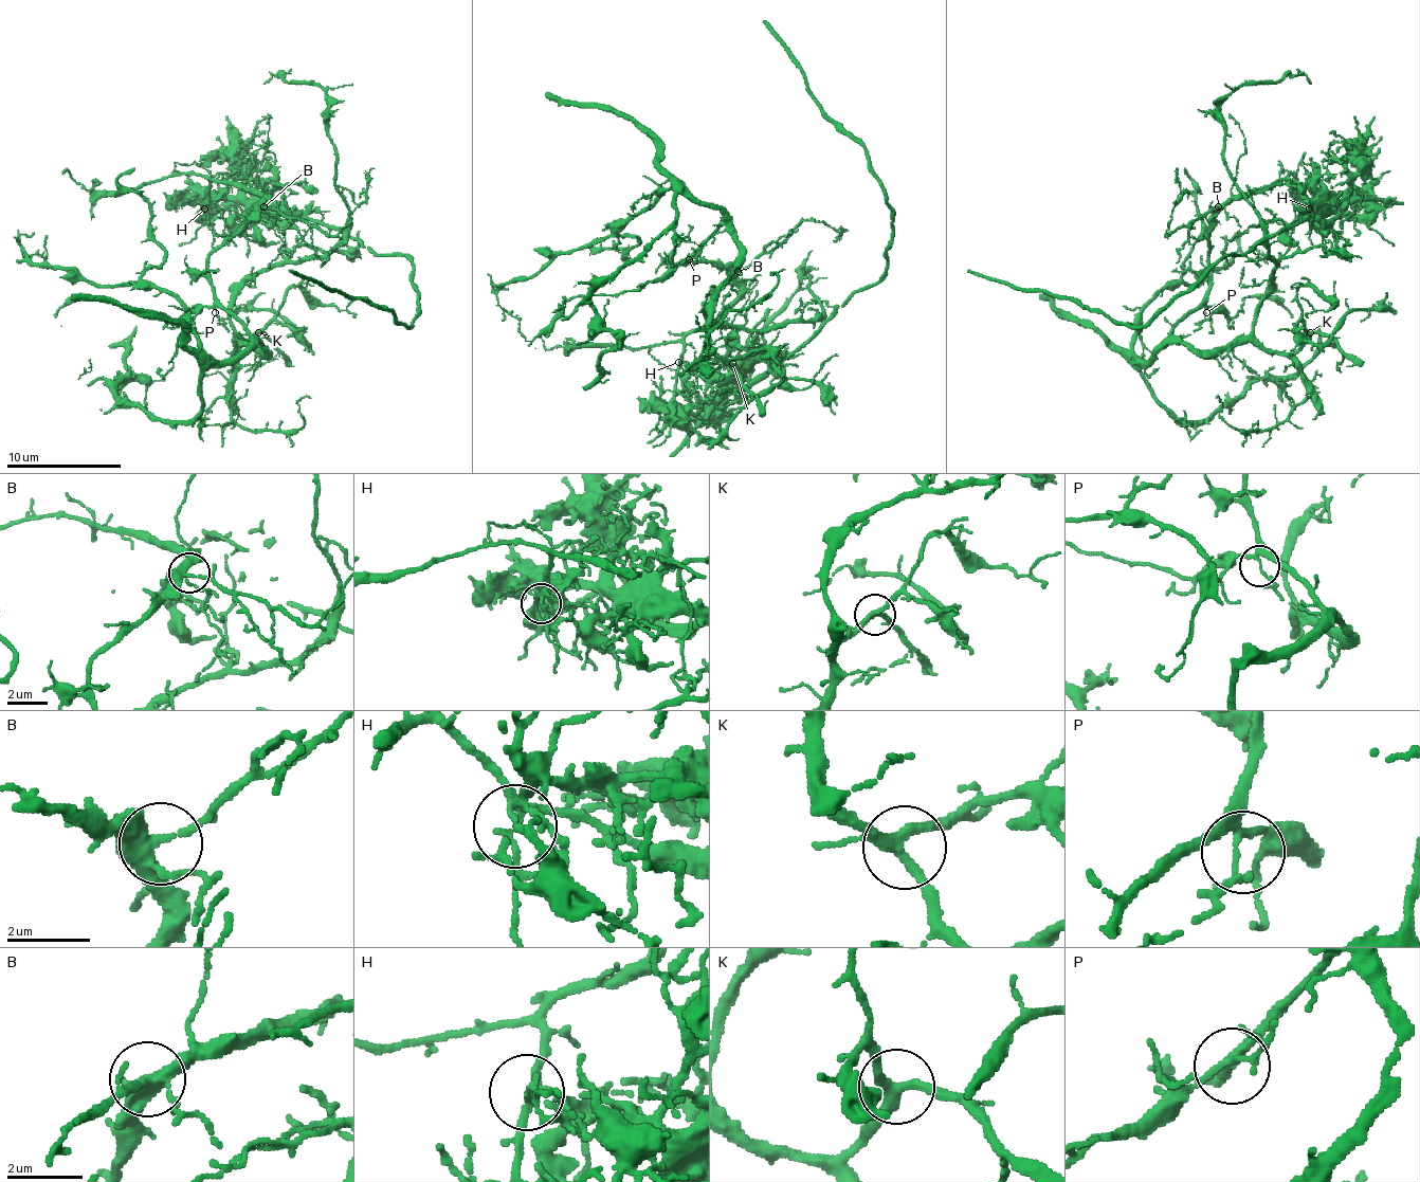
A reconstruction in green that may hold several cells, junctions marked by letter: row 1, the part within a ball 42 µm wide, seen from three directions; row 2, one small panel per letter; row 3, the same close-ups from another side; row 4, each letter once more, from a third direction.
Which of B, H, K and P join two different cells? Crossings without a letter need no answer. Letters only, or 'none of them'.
H

